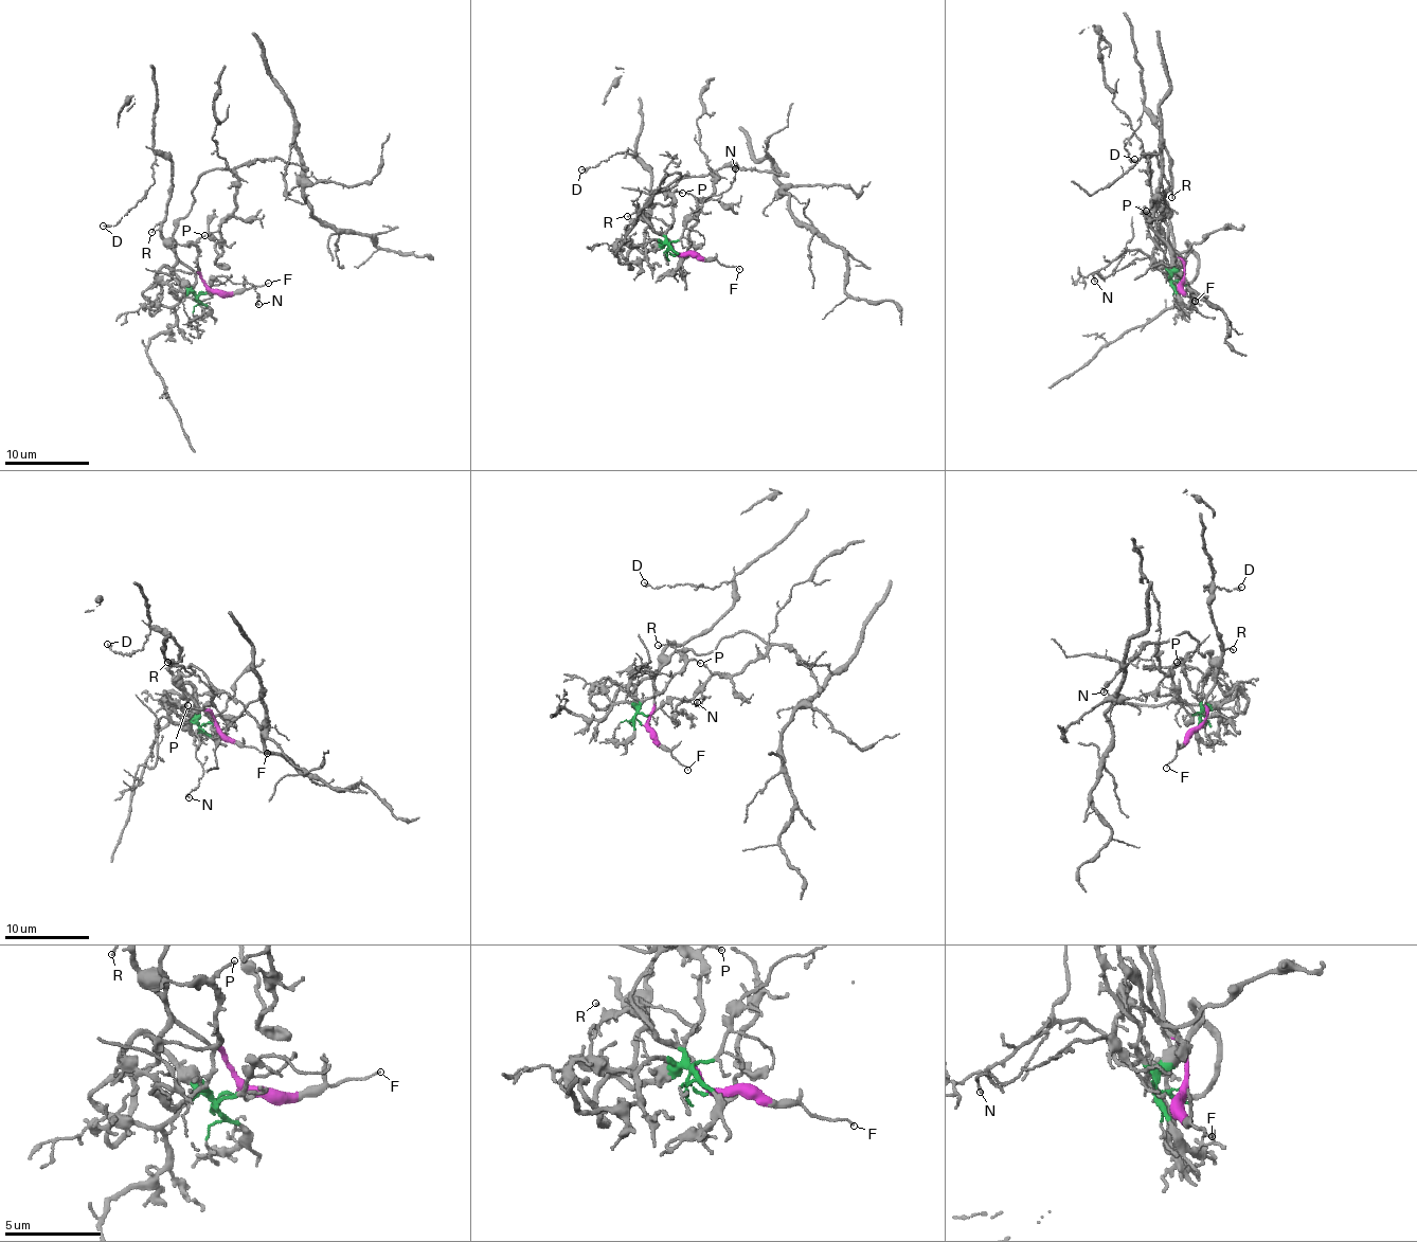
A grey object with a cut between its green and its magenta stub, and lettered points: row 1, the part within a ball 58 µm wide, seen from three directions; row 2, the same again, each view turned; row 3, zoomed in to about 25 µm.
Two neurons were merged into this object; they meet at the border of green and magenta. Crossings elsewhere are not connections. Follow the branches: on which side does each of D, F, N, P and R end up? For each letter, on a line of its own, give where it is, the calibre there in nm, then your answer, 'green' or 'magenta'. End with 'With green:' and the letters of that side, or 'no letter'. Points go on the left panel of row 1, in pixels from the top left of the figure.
D: at (103, 226); 160 nm thick; magenta
F: at (268, 283); 80 nm thick; magenta
N: at (258, 304); 120 nm thick; green
P: at (204, 235); 110 nm thick; green
R: at (151, 232); 70 nm thick; magenta
With green: N, P

